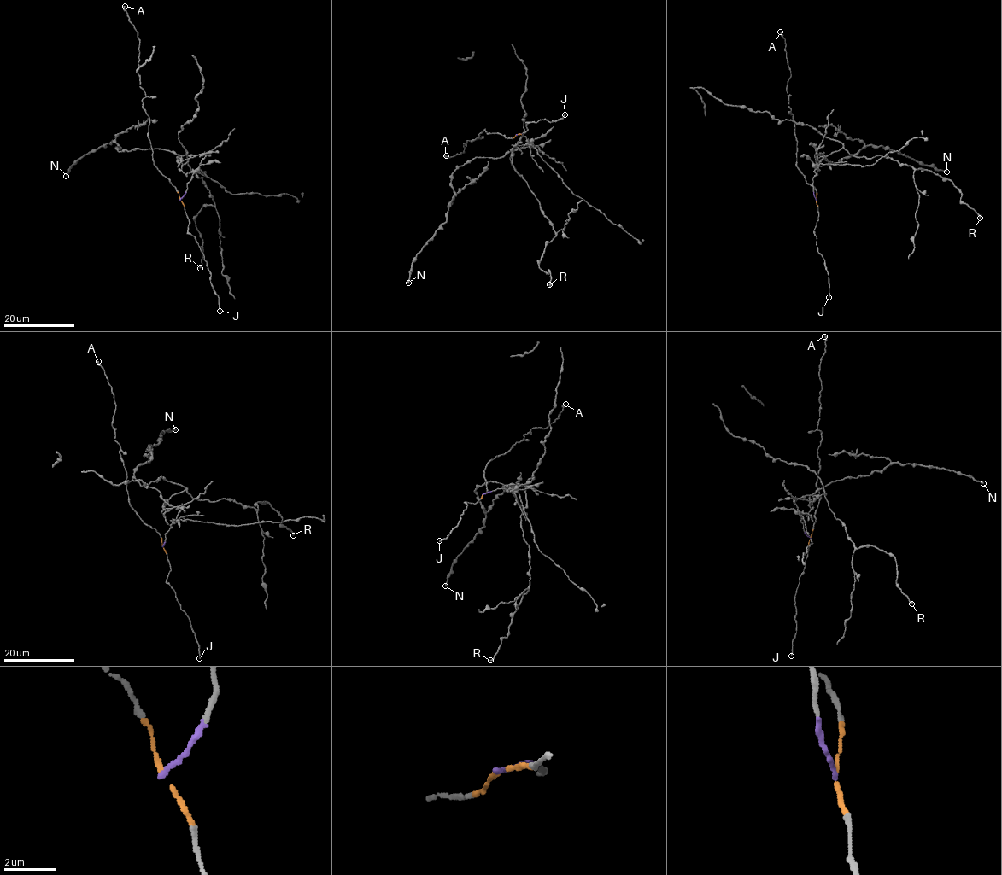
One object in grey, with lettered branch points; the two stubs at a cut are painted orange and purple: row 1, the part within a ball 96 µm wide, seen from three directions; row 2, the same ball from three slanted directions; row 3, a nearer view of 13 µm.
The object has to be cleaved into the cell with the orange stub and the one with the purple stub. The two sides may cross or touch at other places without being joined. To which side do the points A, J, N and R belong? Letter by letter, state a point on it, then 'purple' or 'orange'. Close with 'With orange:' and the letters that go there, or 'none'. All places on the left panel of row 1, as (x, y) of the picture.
A: at (125, 6); orange
J: at (219, 311); orange
N: at (66, 176); purple
R: at (200, 268); purple
With orange: A, J

